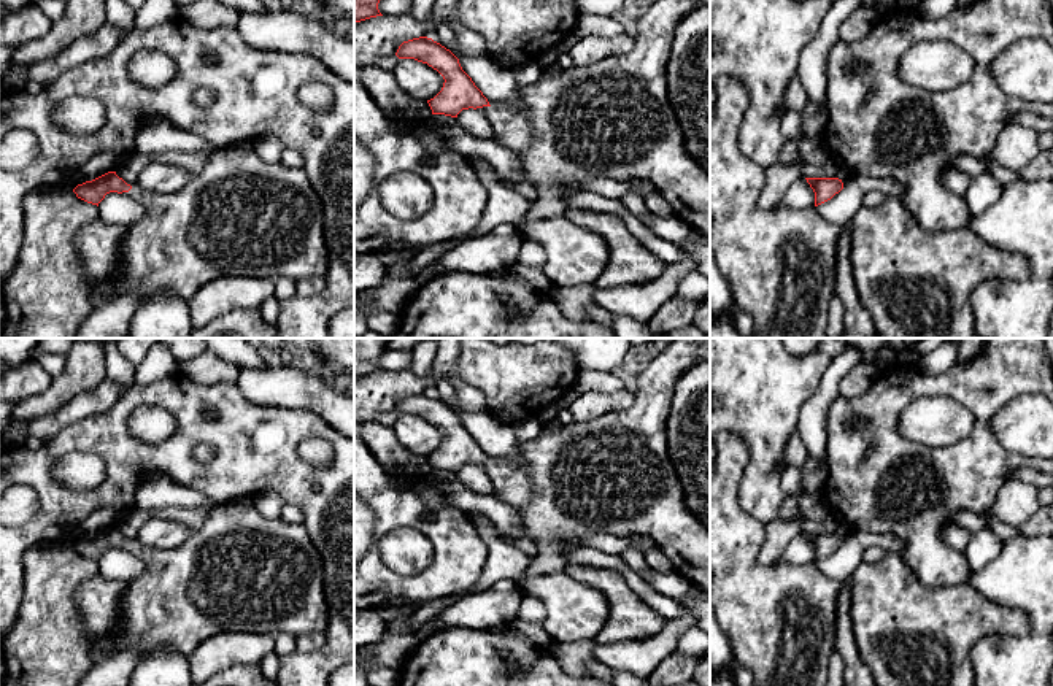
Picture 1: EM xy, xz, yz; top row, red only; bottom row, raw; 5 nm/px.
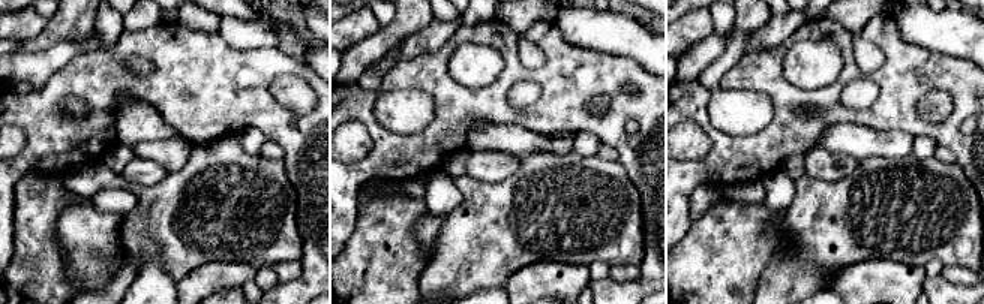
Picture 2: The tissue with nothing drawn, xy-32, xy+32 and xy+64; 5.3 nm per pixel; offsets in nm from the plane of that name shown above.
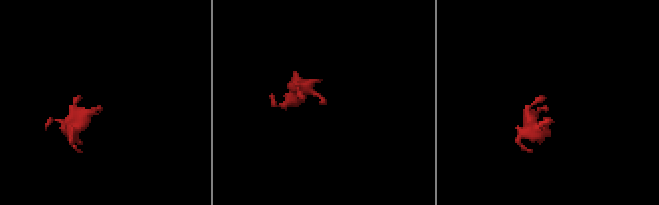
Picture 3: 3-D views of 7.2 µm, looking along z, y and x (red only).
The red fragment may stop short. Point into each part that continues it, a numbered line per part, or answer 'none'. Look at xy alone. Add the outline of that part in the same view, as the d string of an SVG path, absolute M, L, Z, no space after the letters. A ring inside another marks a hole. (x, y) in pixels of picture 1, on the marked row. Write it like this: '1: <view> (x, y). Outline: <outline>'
1: xy (243, 216). Outline: M254 146L216 151L206 159L203 170L179 191L160 194L133 184L130 194L145 206L145 214L125 229L118 268L92 292L92 306L132 292L141 297L141 305L159 292L191 299L211 279L230 275L273 281L287 276L297 281L327 273L322 200L311 187L305 168L268 164L256 154Z

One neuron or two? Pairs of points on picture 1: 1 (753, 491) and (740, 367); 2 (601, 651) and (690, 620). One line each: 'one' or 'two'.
1: one
2: one

